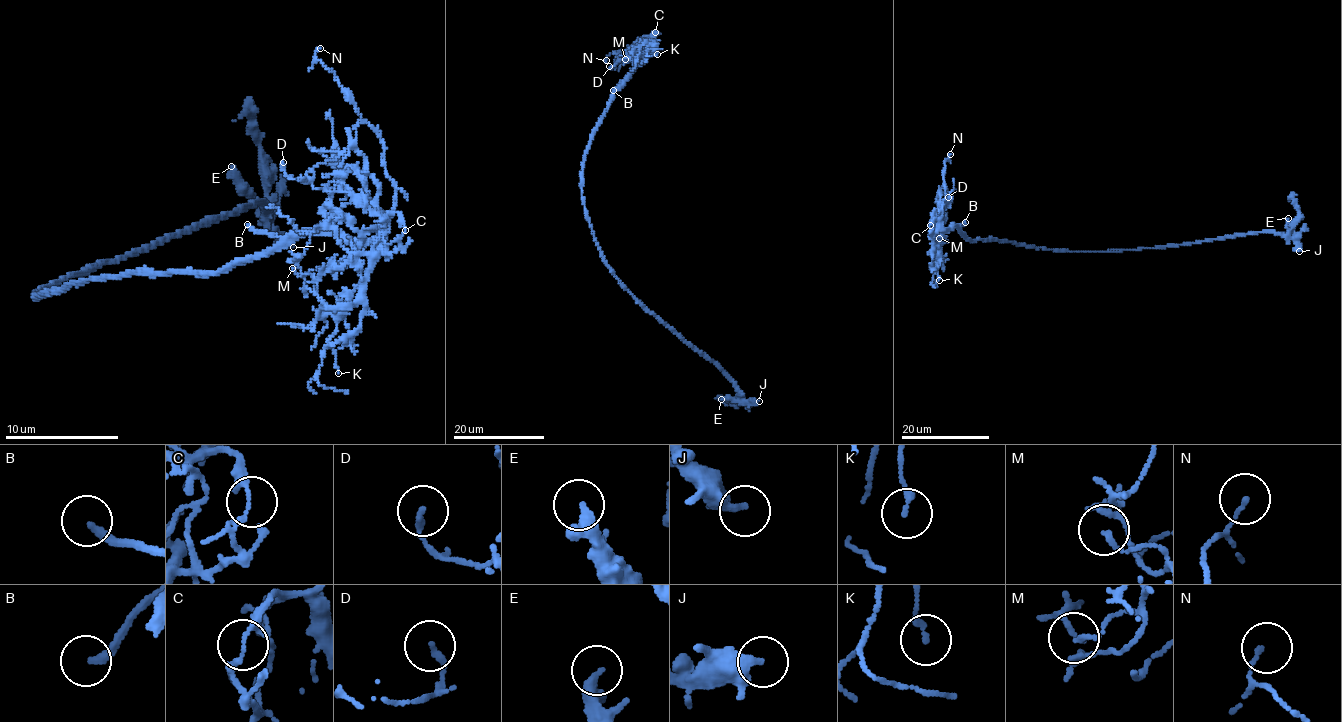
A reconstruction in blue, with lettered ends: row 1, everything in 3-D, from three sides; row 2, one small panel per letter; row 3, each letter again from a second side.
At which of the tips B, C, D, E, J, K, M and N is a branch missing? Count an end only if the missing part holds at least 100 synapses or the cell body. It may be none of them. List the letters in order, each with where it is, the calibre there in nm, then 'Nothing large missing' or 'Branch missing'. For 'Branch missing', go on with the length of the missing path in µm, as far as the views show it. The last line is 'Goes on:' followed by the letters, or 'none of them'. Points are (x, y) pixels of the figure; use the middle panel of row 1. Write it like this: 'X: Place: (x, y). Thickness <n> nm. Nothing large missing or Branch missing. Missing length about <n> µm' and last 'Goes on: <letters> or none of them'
B: Place: (613, 90). Thickness 240 nm. Branch missing. Missing length about 130 µm
C: Place: (655, 32). Thickness 180 nm. Nothing large missing
D: Place: (609, 66). Thickness 170 nm. Nothing large missing
E: Place: (721, 399). Thickness 220 nm. Nothing large missing
J: Place: (759, 401). Thickness 300 nm. Nothing large missing
K: Place: (657, 54). Thickness 180 nm. Nothing large missing
M: Place: (625, 59). Thickness 140 nm. Nothing large missing
N: Place: (606, 60). Thickness 100 nm. Nothing large missing
Goes on: B

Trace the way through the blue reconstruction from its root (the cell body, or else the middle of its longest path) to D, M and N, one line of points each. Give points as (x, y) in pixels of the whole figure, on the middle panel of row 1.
D: (591, 224), (582, 196), (585, 154), (607, 104), (651, 48), (622, 54), (615, 66), (609, 66)
M: (591, 224), (582, 196), (585, 154), (607, 104), (646, 55), (650, 42), (642, 41), (634, 54), (625, 59)
N: (591, 224), (582, 196), (585, 154), (607, 104), (651, 49), (642, 43), (610, 54), (606, 60)

